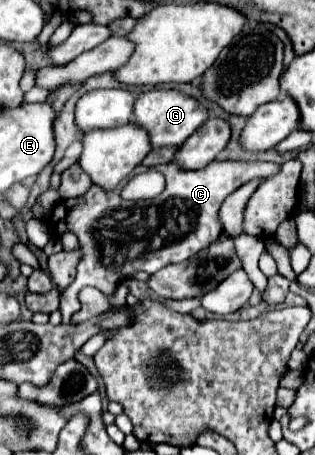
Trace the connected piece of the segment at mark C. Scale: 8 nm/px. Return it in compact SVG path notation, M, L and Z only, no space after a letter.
M212 161L208 163L204 169L196 169L196 171L180 171L174 163L168 165L160 165L158 171L166 177L166 189L154 197L154 199L146 199L146 201L124 201L120 197L120 191L124 187L124 183L120 183L116 187L116 191L104 195L104 191L100 191L100 187L90 187L84 195L76 197L76 199L62 199L50 215L50 225L54 229L56 235L64 235L66 231L74 233L80 241L80 249L82 249L82 261L78 263L78 275L74 279L74 283L62 291L60 295L60 313L62 313L62 325L68 325L70 317L74 313L78 313L82 309L82 303L78 299L78 293L84 287L96 287L100 289L106 297L112 297L120 285L120 279L130 279L134 273L138 271L146 271L146 273L156 273L166 265L172 263L182 263L190 257L194 257L198 251L206 249L210 243L214 243L222 231L222 225L218 221L218 209L222 205L222 201L236 191L238 187L242 187L244 183L252 181L252 179L266 179L272 177L280 171L280 165L276 163L238 163L238 161Z

